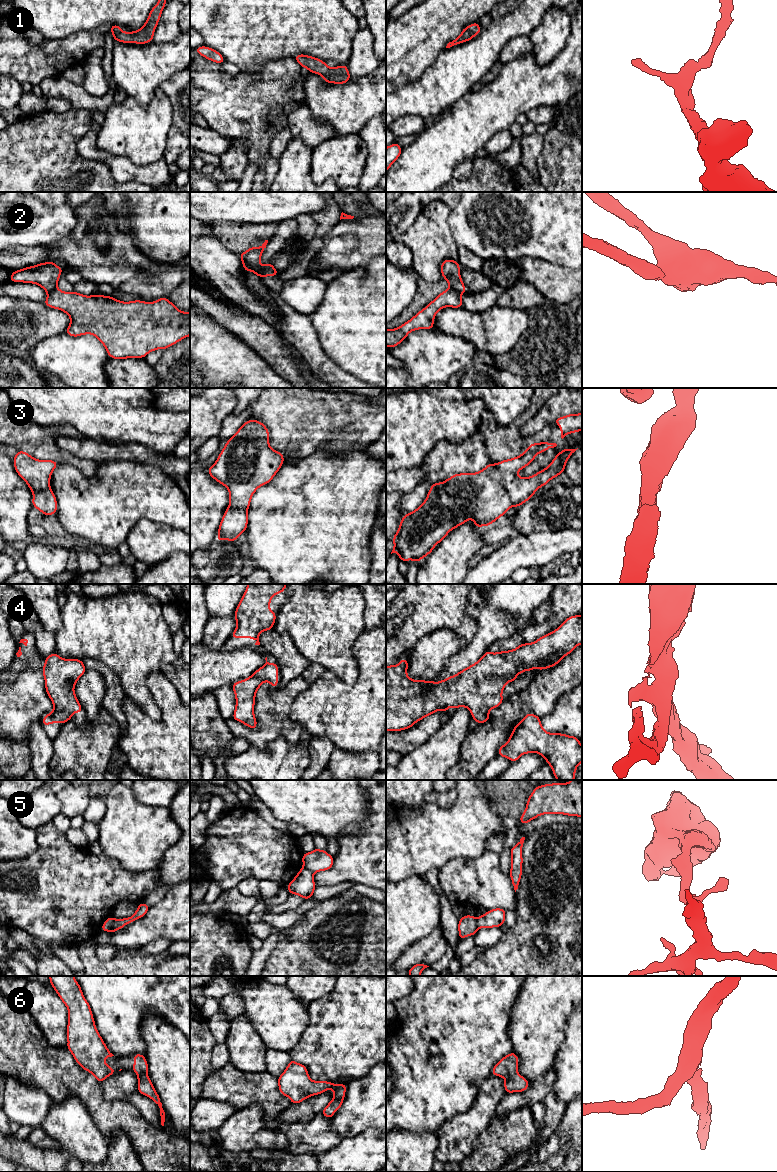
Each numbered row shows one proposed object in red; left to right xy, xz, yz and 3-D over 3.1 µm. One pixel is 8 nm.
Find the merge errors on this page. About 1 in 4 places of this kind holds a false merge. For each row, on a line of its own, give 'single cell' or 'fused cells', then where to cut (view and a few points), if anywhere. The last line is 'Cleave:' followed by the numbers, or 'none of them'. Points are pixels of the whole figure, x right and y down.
1: single cell; cut none
2: fused cells; cut xz (241, 259), (252, 270)
3: single cell; cut none
4: single cell; cut none
5: fused cells; cut xy (114, 918), (114, 924), (110, 931)
6: single cell; cut none
Cleave: 2, 5

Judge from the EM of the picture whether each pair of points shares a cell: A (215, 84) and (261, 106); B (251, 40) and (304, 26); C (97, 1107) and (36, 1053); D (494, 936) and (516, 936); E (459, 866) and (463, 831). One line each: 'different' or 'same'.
A: same
B: same
C: same
D: different
E: different

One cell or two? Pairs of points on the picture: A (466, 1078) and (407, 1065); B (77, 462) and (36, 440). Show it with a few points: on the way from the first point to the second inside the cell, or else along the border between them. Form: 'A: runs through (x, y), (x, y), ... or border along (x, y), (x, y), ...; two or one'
A: runs through (451, 1065), (422, 1065); one
B: runs through (67, 458), (46, 449); one

